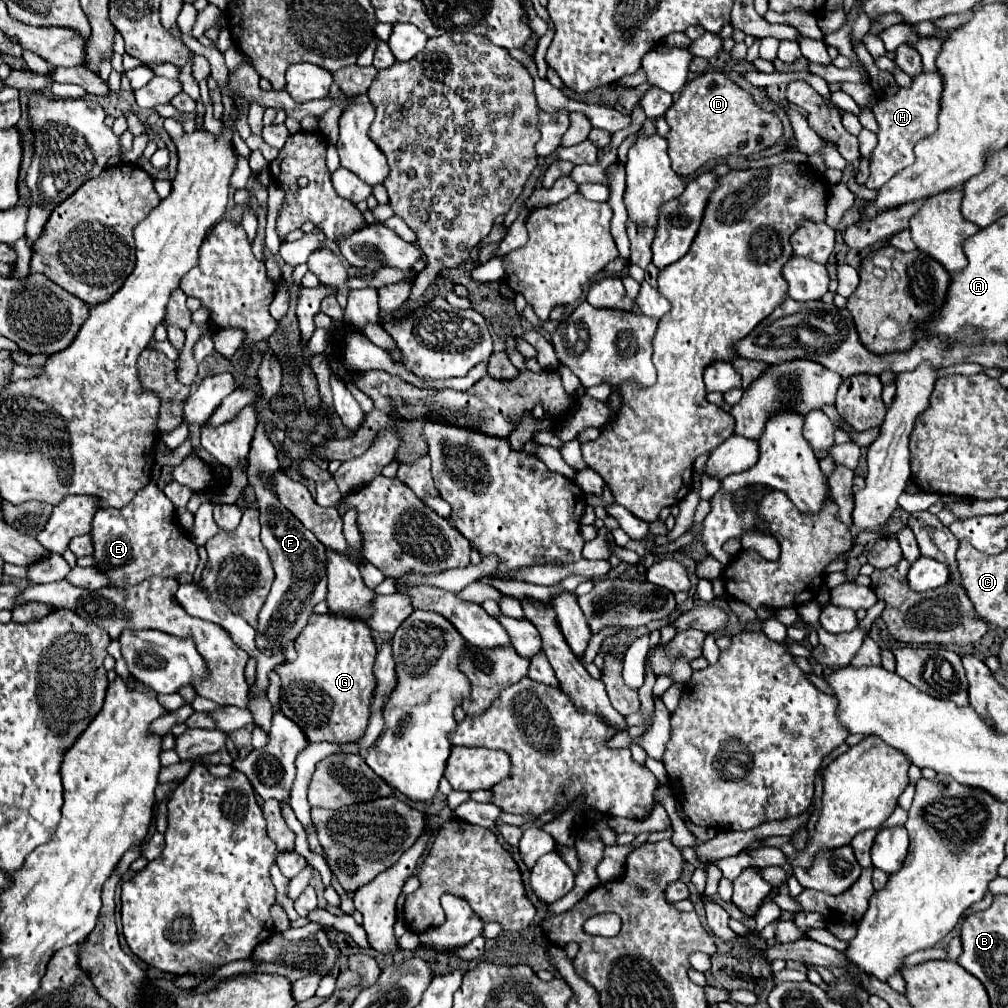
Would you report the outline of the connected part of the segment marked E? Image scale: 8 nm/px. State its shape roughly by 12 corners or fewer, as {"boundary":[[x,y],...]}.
{"boundary":[[155,482],[101,508],[95,568],[119,590],[193,574],[197,546]]}

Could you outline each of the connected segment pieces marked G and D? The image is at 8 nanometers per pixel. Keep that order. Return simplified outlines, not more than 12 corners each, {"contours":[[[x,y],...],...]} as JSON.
{"contours":[[[313,614],[275,666],[281,710],[311,742],[369,722],[371,628]],[[723,72],[665,114],[673,170],[775,146],[783,124]]]}

